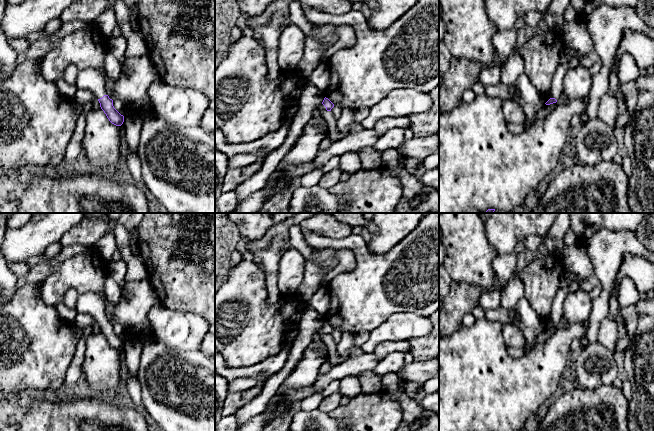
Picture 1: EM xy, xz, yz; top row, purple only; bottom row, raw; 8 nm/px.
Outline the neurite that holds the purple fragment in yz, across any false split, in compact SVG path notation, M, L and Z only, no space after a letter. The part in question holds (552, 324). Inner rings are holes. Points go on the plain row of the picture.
M572 282L568 287L558 289L552 302L550 315L551 322L545 327L546 329L556 327L561 322L563 318L563 304L566 296L569 293L578 291L579 289L580 284L577 282Z

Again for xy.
M86 293L80 295L75 310L77 313L89 314L95 319L101 333L112 348L116 350L123 348L124 340L114 332L113 324L107 319L105 301L100 294Z

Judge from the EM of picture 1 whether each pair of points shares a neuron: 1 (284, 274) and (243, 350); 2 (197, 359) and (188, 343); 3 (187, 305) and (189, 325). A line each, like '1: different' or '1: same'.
1: different
2: different
3: different

